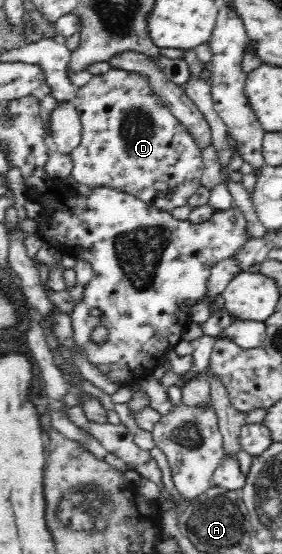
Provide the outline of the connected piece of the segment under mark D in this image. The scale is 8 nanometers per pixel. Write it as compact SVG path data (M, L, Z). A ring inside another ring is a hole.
M110 69L93 78L71 100L82 124L81 142L71 151L72 176L77 184L89 187L106 186L132 194L147 204L170 212L187 206L189 198L202 188L201 177L205 170L202 150L191 129L169 110L154 94L145 76L126 70Z

